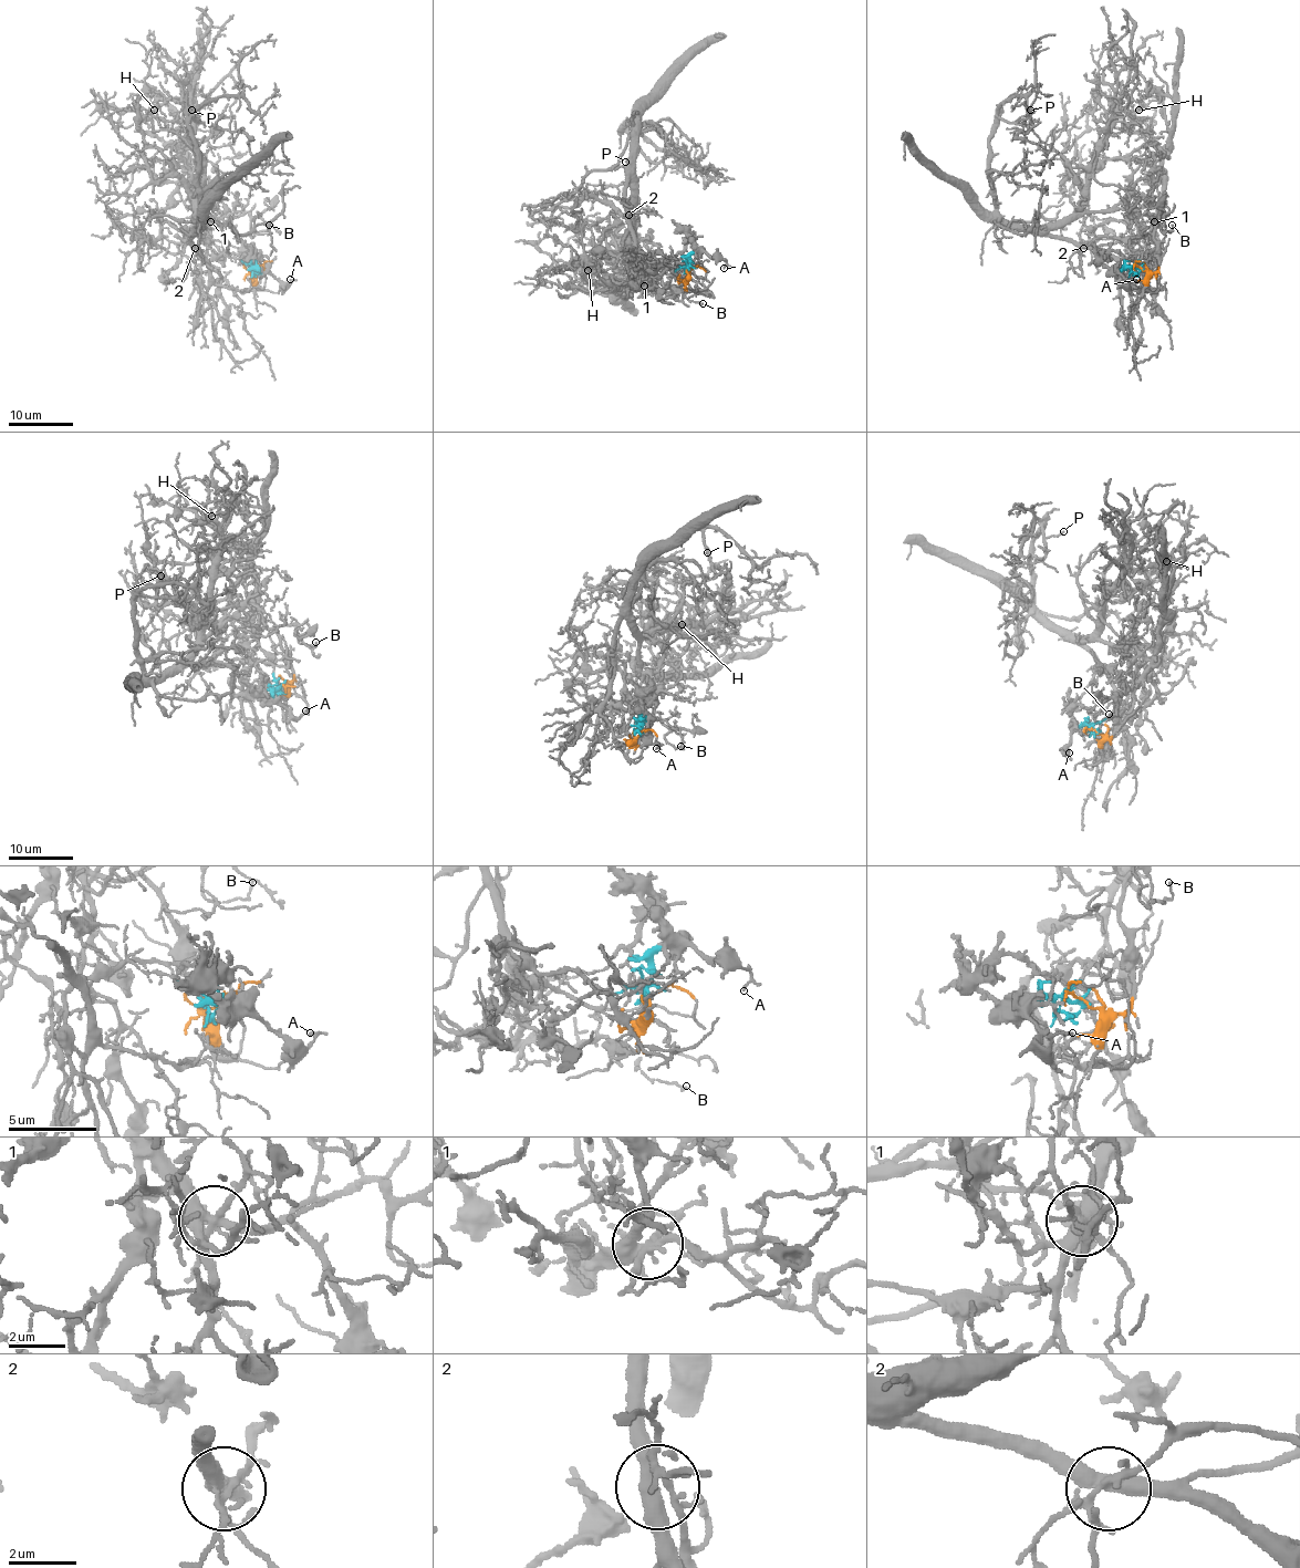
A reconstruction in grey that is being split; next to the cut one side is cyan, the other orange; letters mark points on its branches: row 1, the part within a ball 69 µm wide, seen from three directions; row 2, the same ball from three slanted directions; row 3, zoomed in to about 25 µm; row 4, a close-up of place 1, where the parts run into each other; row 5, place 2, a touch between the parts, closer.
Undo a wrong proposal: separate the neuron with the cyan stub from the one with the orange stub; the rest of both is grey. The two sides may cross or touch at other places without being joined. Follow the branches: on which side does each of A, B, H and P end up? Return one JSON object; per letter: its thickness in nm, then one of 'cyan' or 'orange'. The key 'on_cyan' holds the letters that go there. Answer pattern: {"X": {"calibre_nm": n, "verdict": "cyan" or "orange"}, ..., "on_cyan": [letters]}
{"A": {"calibre_nm": 150, "verdict": "cyan"}, "B": {"calibre_nm": 70, "verdict": "orange"}, "H": {"calibre_nm": 90, "verdict": "orange"}, "P": {"calibre_nm": 120, "verdict": "cyan"}, "on_cyan": ["A", "P"]}

